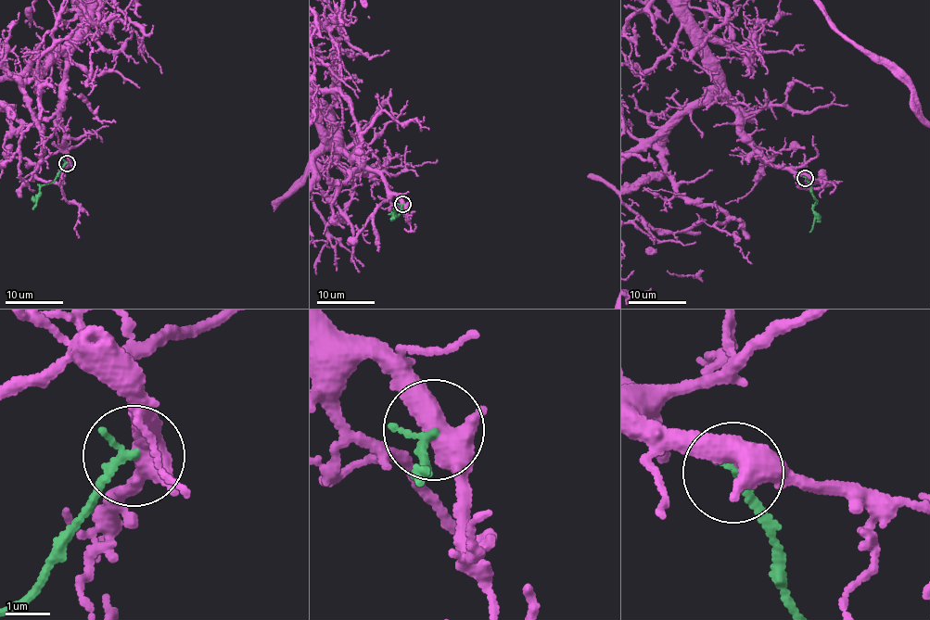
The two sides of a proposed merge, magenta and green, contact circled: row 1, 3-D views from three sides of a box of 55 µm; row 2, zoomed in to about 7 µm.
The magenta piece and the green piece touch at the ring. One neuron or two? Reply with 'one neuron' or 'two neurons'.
two neurons

